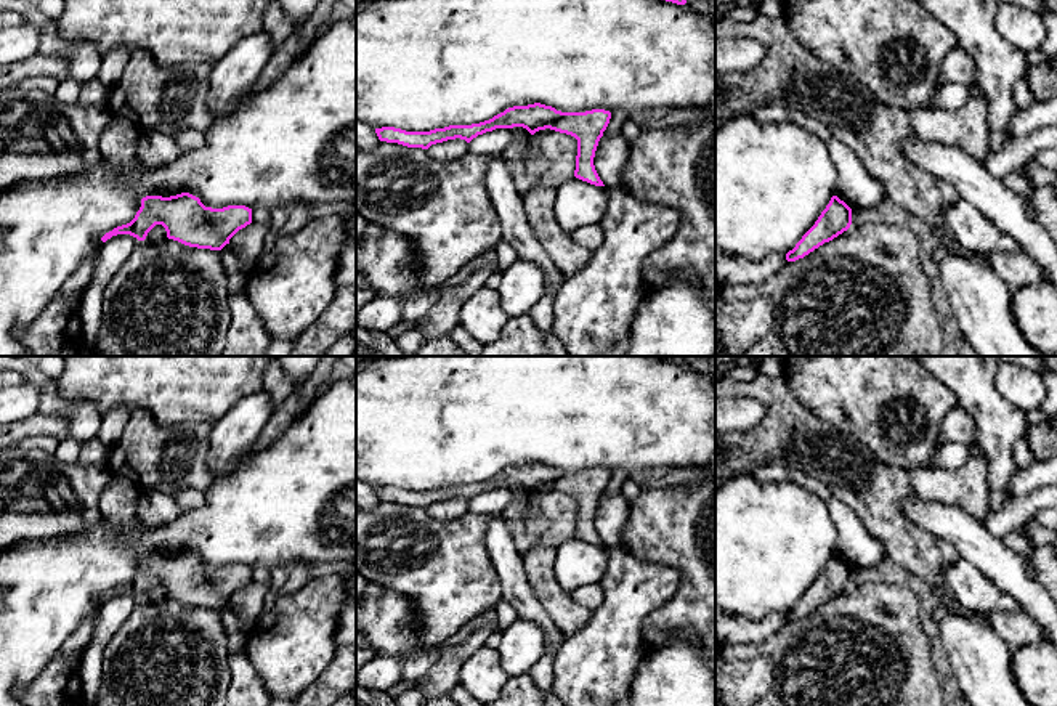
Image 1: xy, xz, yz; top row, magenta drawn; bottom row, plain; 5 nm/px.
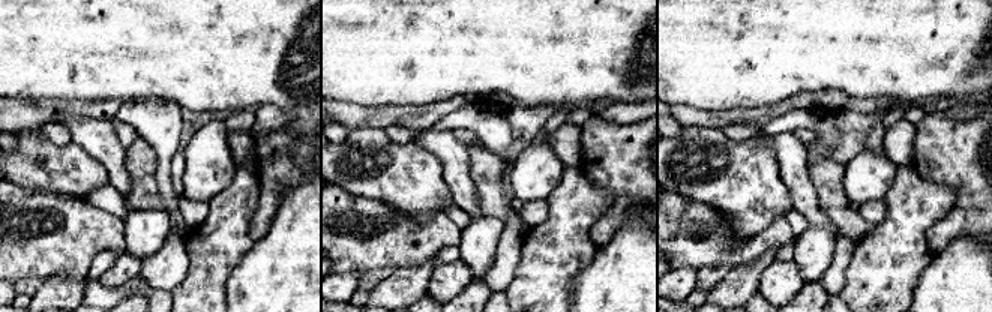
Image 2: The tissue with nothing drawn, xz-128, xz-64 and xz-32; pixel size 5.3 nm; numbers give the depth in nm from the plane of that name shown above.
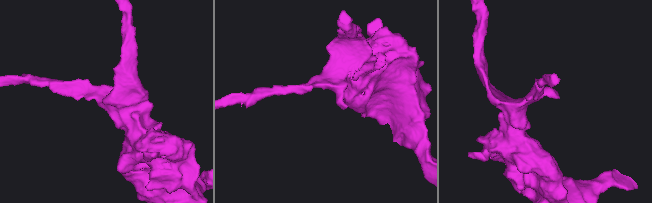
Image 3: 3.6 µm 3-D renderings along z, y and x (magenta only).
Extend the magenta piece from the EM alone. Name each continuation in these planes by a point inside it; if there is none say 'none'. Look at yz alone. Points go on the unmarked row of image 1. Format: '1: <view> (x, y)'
none

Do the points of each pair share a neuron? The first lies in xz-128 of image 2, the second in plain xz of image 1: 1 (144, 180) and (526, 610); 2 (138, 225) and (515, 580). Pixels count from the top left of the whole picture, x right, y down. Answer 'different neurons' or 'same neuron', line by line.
1: different neurons
2: different neurons

